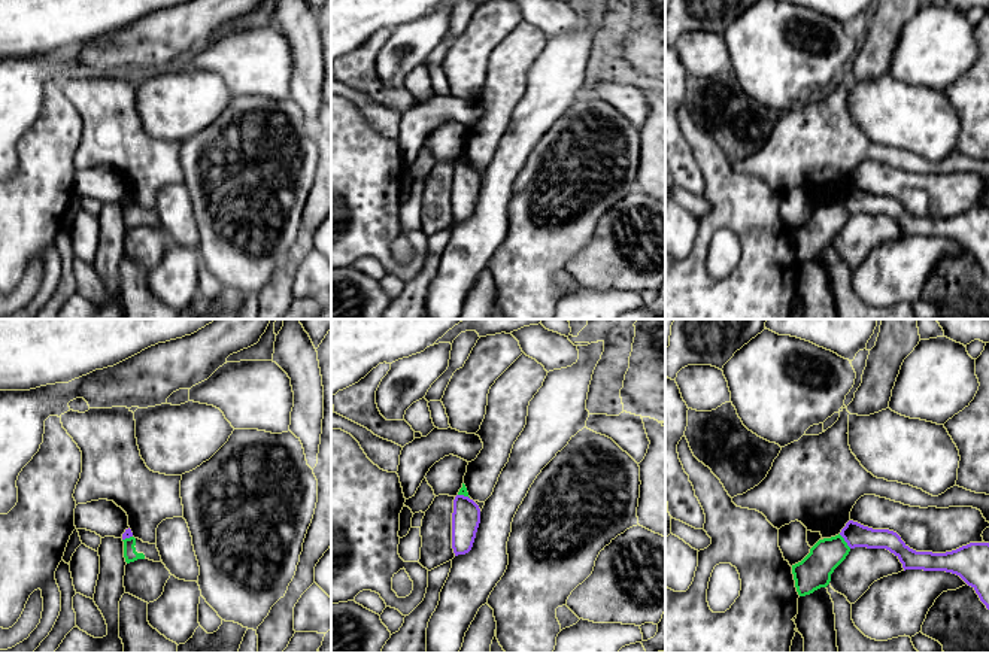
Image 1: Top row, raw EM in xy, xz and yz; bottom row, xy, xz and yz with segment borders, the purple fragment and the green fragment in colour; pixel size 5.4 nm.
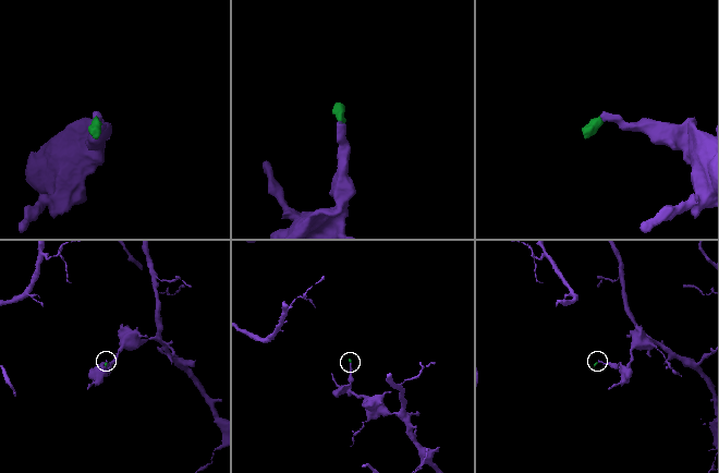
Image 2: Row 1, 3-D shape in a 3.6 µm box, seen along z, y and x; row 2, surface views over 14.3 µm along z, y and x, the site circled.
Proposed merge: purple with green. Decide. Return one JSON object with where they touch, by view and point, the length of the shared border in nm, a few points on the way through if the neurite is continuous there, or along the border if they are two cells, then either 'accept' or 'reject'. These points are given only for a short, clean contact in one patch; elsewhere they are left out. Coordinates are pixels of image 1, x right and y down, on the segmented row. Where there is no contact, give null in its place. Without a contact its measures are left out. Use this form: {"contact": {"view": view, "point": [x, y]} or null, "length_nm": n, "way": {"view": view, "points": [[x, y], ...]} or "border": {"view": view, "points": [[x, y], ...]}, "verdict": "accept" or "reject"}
{"contact": {"view": "yz", "point": [845, 540]}, "length_nm": 100, "border": {"view": "yz", "points": [[839, 534], [851, 547]]}, "verdict": "reject"}

